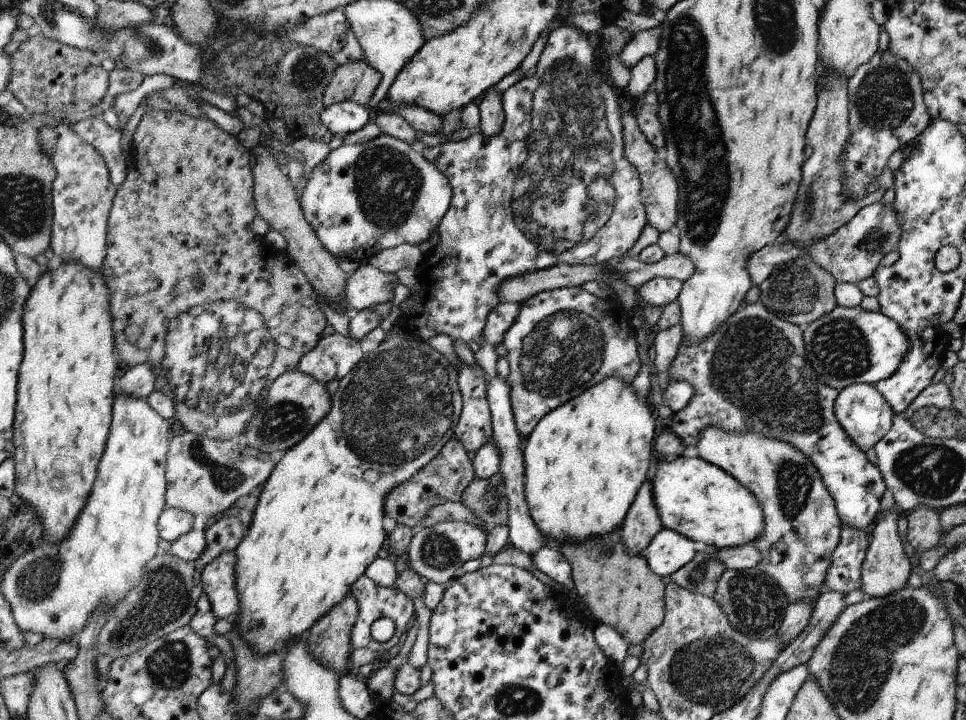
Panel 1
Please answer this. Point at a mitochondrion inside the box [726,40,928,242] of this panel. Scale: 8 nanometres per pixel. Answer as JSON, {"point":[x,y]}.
{"point":[883,100]}

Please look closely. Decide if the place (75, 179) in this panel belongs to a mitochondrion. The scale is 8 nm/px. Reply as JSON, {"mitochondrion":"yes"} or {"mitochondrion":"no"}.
{"mitochondrion":"no"}

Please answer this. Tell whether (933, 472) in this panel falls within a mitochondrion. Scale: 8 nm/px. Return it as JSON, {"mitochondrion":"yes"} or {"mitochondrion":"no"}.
{"mitochondrion":"yes"}

